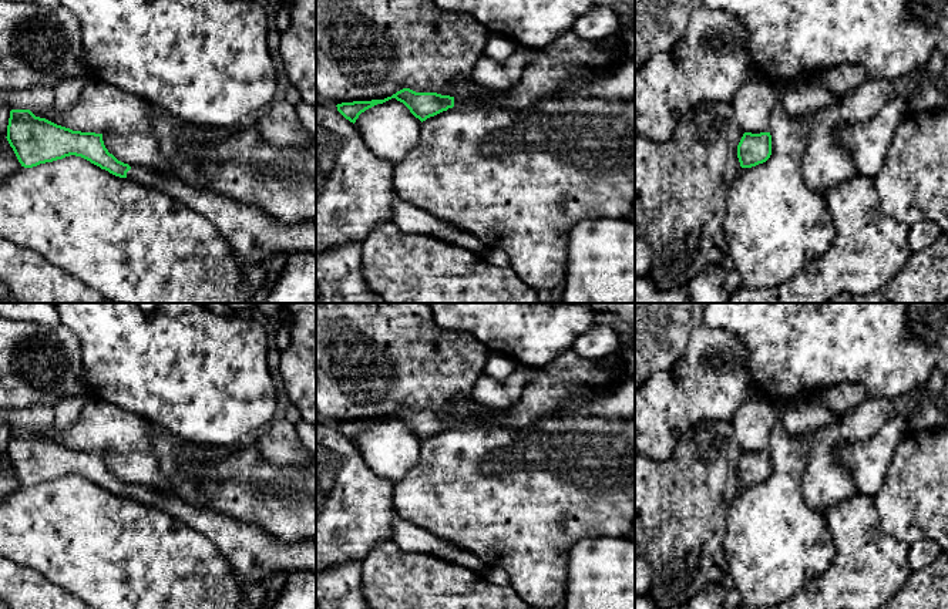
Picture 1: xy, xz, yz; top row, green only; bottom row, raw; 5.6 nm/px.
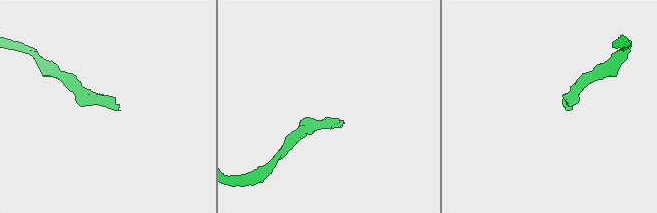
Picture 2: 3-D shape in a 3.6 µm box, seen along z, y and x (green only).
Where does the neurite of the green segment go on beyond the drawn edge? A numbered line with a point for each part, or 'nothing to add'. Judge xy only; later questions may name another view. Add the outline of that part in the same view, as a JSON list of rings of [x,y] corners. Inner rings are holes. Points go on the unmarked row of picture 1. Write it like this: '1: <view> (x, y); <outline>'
1: xy (252, 554); [[[134,485],[127,497],[149,507],[164,508],[208,538],[228,561],[235,576],[249,585],[275,571],[310,571],[316,573],[316,539],[285,544],[259,526],[194,507],[175,495],[151,487]]]

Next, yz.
nothing to add

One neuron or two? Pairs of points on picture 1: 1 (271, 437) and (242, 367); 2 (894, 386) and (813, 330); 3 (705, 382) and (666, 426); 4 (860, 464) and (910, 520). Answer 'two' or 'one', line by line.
1: two
2: one
3: one
4: two

